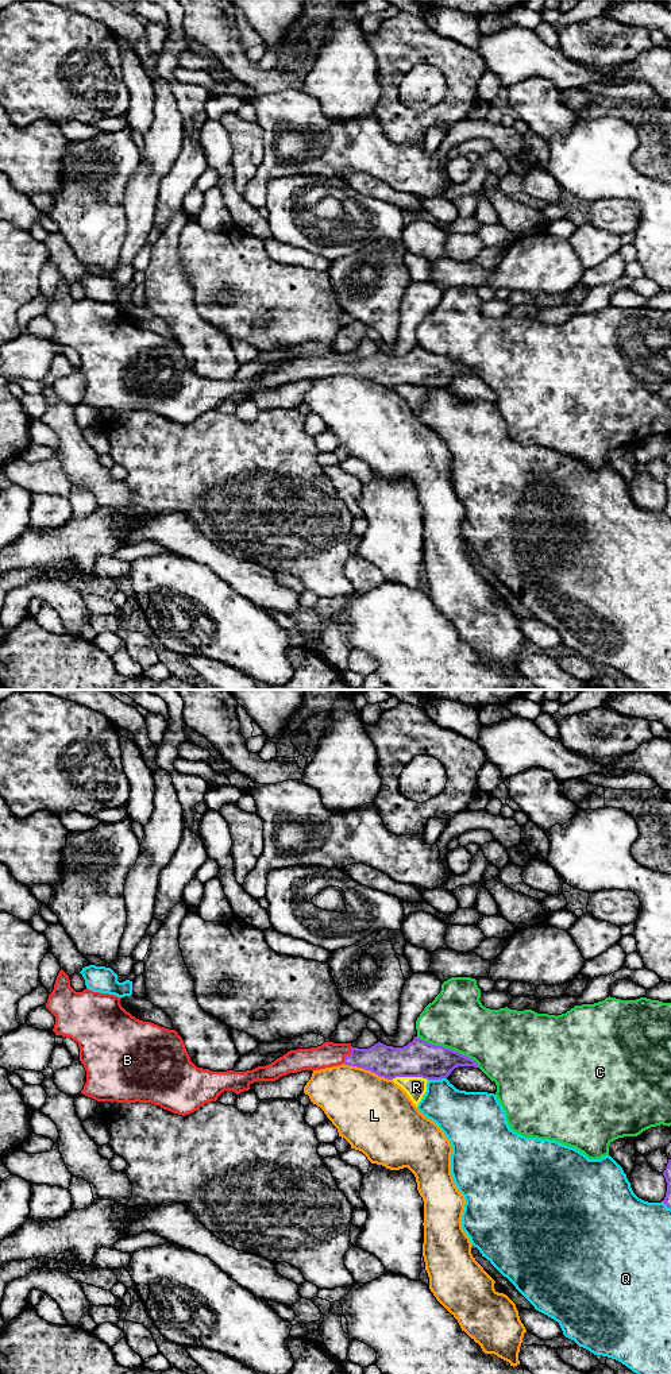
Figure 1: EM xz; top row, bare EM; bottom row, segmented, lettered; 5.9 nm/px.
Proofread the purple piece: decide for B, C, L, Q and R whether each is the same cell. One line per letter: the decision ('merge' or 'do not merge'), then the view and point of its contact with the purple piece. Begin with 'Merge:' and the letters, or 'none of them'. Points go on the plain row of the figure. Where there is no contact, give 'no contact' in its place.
Merge: B
B: merge | xz (347, 365)
C: do not merge | xz (448, 358)
L: do not merge | xz (367, 378)
Q: do not merge | xz (436, 388)
R: do not merge | xz (409, 385)

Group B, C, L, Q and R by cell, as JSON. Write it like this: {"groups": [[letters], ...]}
{"groups": [["B"], ["C"], ["L"], ["Q"], ["R"]]}

